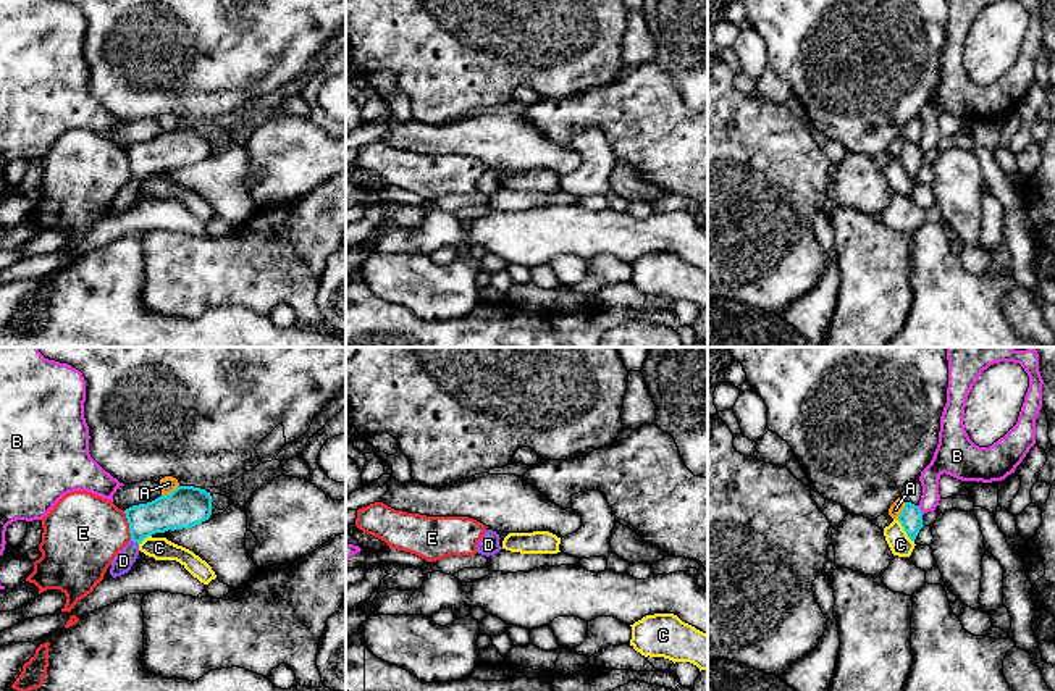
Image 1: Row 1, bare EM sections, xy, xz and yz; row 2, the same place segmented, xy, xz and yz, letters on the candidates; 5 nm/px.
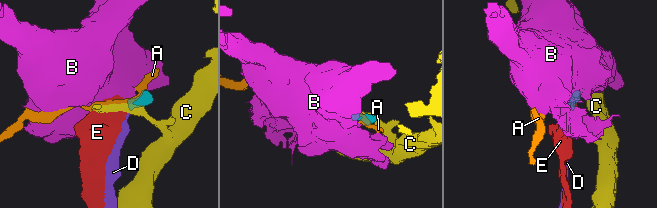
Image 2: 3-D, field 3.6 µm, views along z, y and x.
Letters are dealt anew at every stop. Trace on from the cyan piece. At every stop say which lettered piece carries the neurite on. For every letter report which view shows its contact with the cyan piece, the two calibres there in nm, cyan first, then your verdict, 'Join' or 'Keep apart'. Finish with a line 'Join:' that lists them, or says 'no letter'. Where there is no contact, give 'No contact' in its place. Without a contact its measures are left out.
A: Touches cyan in xy. Thickness 200 nm (cyan) against 80 nm. Keep apart
B: Touches cyan in yz. Thickness 110 nm (cyan) against 100 nm. Keep apart
C: Touches cyan in yz. Thickness 110 nm (cyan) against 110 nm. Keep apart
D: Touches cyan in xy. Thickness 180 nm (cyan) against 100 nm. Join
E: Touches cyan in xy. Thickness 190 nm (cyan) against 400 nm. Keep apart
Join: D

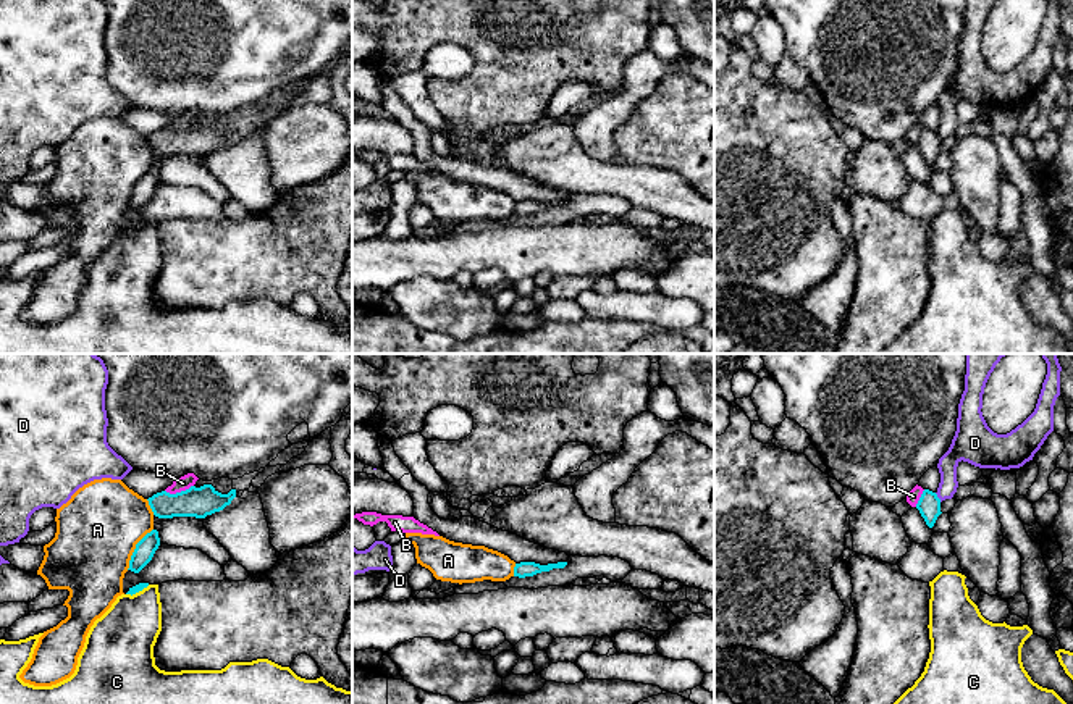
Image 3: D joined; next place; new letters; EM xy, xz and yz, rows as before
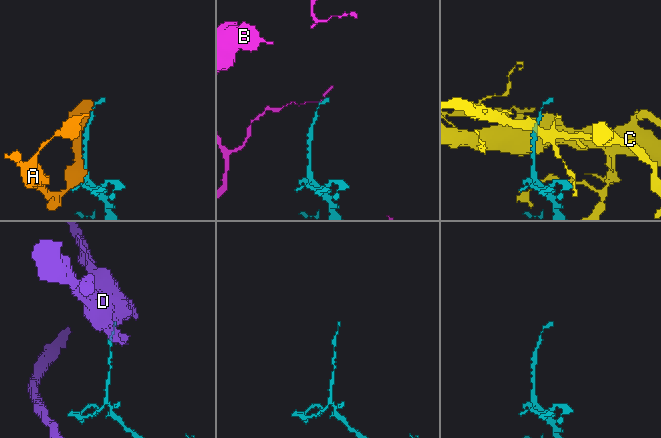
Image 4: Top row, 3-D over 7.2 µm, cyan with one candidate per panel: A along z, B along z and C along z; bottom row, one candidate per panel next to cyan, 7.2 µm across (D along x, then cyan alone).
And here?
A: Touches cyan in xy. Thickness 100 nm (cyan) against 420 nm. Keep apart
B: Touches cyan in xy. Thickness 150 nm (cyan) against 70 nm. Keep apart
C: Touches cyan in xy. Thickness 40 nm (cyan) against 320 nm. Keep apart
D: Touches cyan in yz. Thickness 110 nm (cyan) against 100 nm. Keep apart
Join: no letter

